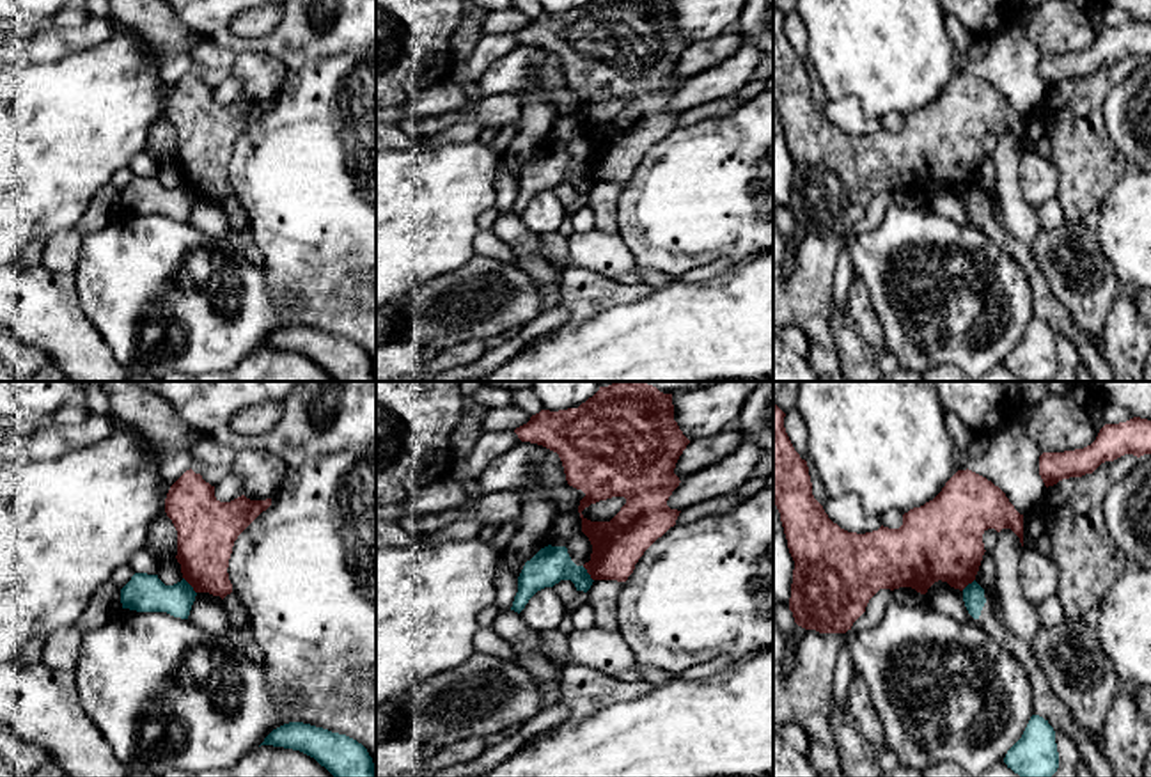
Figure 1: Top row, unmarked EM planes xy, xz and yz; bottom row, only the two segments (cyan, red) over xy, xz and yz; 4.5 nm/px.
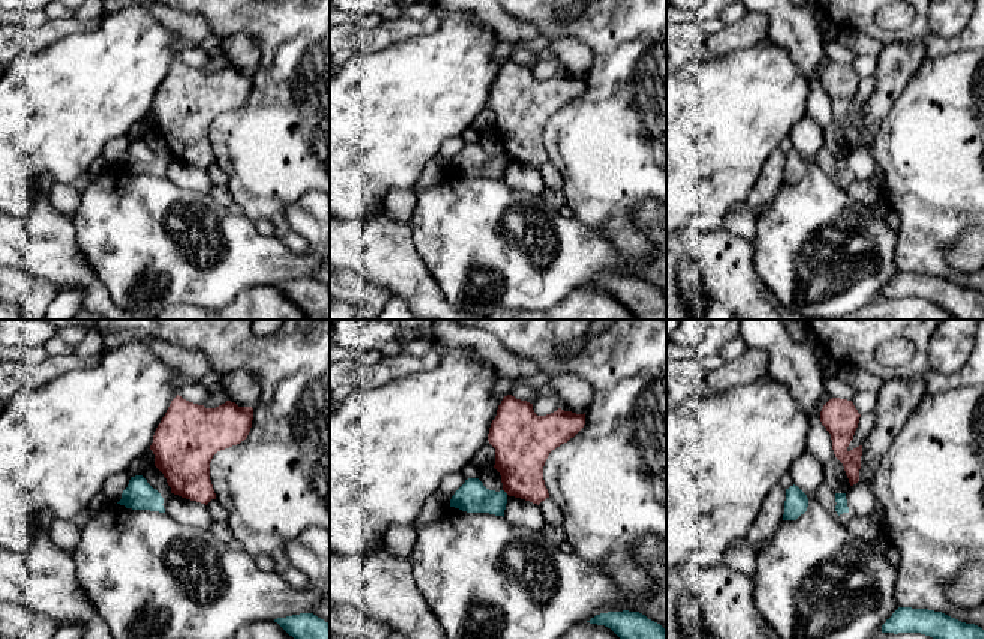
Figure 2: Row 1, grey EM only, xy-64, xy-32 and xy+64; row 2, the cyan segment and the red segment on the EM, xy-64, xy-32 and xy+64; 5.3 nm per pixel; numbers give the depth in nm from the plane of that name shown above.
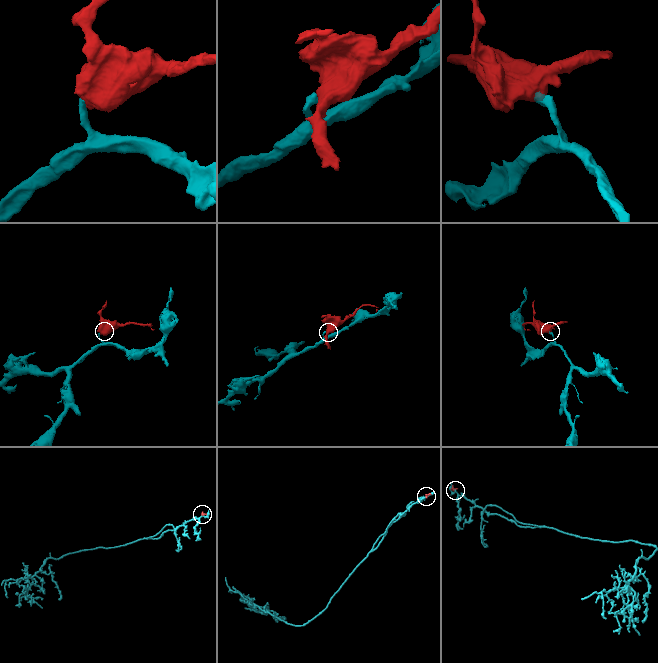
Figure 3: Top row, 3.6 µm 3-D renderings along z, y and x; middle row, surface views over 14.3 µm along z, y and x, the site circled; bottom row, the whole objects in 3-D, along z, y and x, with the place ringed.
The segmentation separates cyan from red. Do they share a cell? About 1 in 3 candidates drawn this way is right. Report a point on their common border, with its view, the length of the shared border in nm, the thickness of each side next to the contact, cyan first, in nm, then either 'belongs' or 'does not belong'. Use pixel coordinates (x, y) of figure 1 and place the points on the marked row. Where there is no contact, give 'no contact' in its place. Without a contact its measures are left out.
xy (190, 586) | 100 nm | 180/260 nm | does not belong

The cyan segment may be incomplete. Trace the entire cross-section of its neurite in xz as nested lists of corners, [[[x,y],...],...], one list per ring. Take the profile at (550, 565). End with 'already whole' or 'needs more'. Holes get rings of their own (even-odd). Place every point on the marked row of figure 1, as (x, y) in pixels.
[[[548,545],[525,562],[511,610],[520,614],[537,591],[553,587],[560,580],[571,580],[576,591],[583,593],[594,582],[583,566],[571,561],[566,546]]]; already whole

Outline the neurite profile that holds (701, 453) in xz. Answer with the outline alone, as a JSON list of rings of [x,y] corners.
[[[725,428],[709,438],[692,440],[679,456],[674,474],[685,481],[692,474],[725,459],[741,442],[741,435],[732,428]]]

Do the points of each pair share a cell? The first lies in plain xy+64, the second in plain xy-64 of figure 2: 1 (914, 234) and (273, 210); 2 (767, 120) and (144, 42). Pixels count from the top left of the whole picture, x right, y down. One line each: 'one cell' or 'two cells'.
1: one cell
2: one cell

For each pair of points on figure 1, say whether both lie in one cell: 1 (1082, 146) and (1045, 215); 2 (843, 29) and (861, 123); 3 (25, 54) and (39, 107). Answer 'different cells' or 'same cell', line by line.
1: different cells
2: different cells
3: different cells

